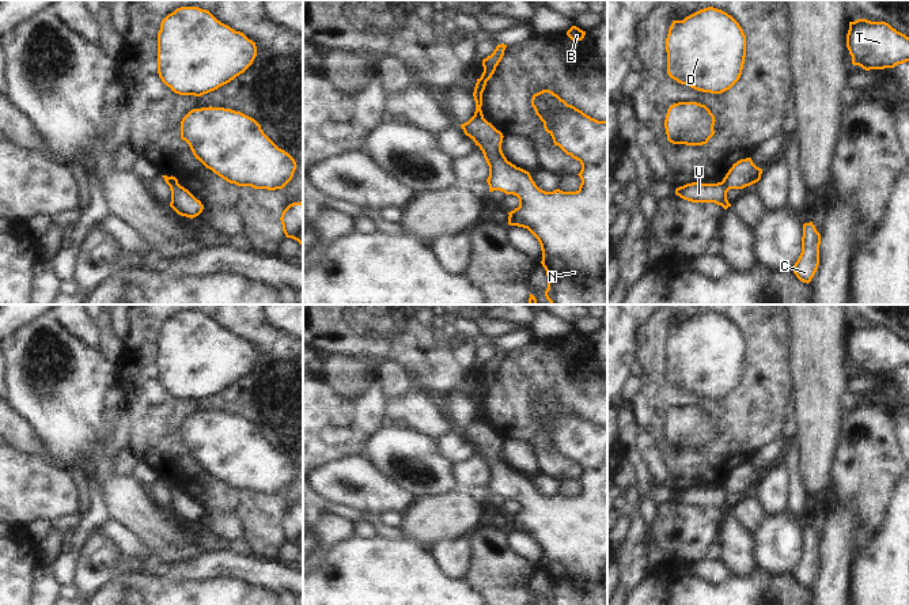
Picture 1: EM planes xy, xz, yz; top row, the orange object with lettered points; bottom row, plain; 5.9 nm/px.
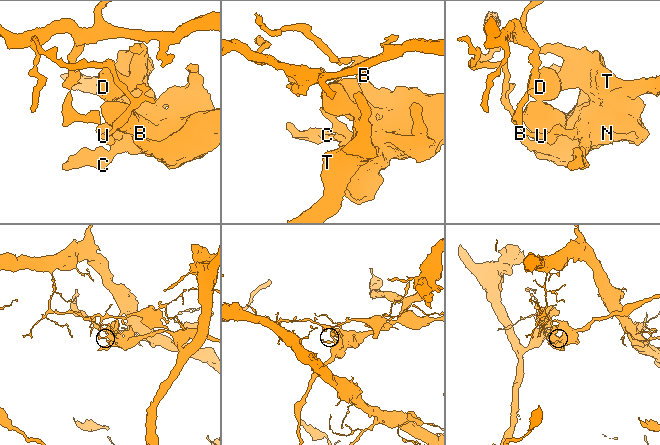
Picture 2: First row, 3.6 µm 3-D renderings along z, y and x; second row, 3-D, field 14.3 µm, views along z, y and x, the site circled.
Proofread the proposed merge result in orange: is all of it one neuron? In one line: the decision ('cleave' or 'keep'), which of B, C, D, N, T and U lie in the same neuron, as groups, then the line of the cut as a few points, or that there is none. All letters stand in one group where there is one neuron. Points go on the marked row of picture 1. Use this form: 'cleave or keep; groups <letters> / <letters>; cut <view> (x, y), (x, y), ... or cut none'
cleave; groups B C D N T / U; cut xz (474, 114), (483, 118)

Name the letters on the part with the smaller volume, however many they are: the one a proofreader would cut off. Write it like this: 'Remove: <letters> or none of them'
Remove: U

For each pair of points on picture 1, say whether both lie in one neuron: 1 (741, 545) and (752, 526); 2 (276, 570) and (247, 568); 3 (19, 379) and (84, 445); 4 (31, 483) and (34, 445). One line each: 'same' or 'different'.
1: different
2: same
3: same
4: different

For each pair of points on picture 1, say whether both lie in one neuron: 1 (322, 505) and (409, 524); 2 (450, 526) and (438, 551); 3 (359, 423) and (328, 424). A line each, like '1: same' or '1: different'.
1: different
2: different
3: same

